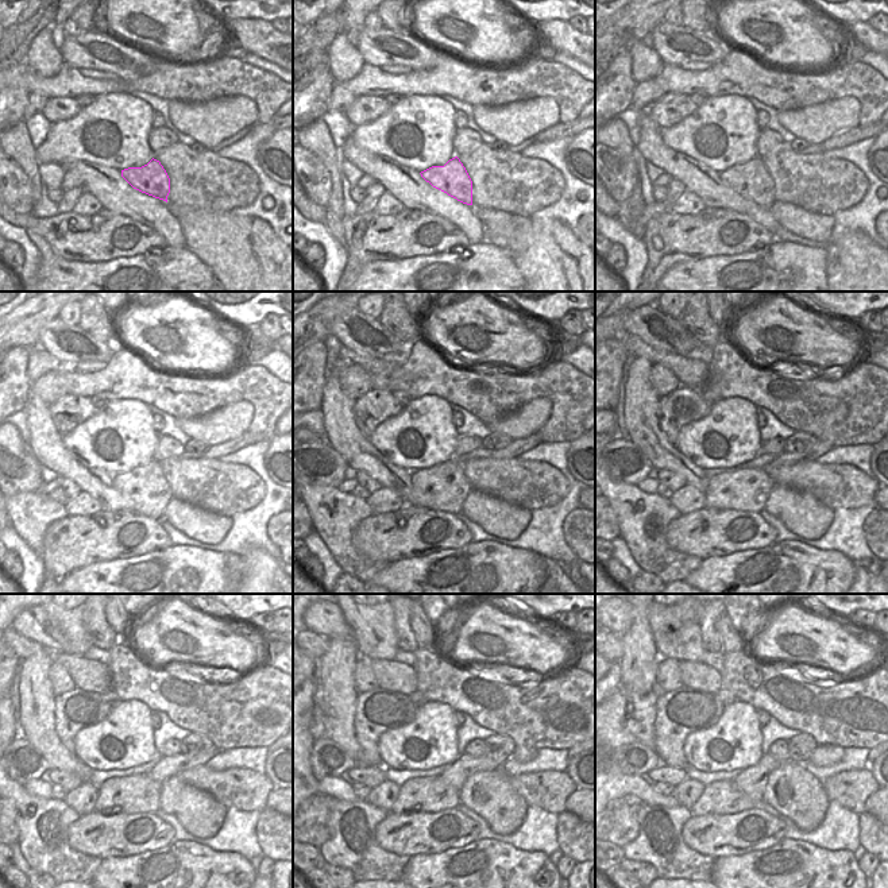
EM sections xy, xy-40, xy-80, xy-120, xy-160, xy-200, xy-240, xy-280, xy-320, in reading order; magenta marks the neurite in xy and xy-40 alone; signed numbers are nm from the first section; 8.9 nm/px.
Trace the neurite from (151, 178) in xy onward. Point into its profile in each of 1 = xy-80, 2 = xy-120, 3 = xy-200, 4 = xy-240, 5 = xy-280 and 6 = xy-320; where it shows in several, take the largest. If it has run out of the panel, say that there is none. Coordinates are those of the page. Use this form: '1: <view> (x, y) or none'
1: xy-80 (751, 180)
2: xy-120 (146, 485)
3: xy-200 (745, 490)
4: xy-240 (139, 794)
5: xy-280 (429, 795)
6: xy-320 (719, 798)

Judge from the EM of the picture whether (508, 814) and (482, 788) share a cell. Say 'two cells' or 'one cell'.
one cell

